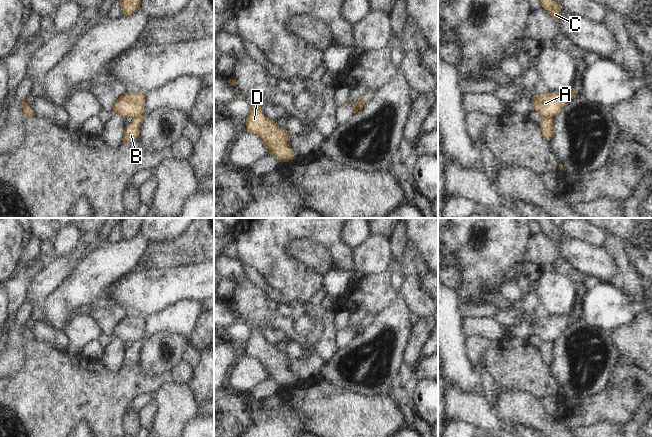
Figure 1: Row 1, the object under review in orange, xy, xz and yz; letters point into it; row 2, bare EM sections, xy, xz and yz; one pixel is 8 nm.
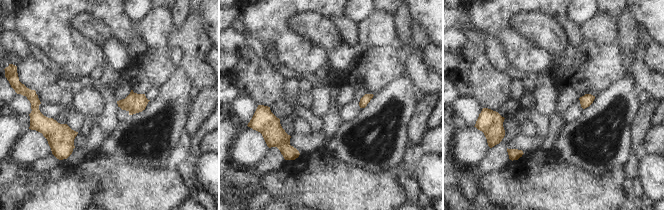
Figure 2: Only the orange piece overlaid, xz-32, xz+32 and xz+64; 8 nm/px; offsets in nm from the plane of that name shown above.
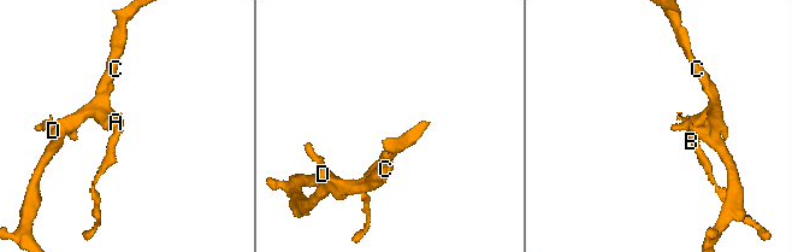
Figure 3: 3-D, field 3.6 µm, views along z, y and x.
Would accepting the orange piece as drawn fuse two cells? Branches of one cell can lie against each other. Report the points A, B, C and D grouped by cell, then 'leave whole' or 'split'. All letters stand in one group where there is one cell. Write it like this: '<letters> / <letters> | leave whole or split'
A C D / B | split

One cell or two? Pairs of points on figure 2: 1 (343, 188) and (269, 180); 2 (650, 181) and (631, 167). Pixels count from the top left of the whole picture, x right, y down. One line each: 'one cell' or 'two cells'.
1: one cell
2: two cells

